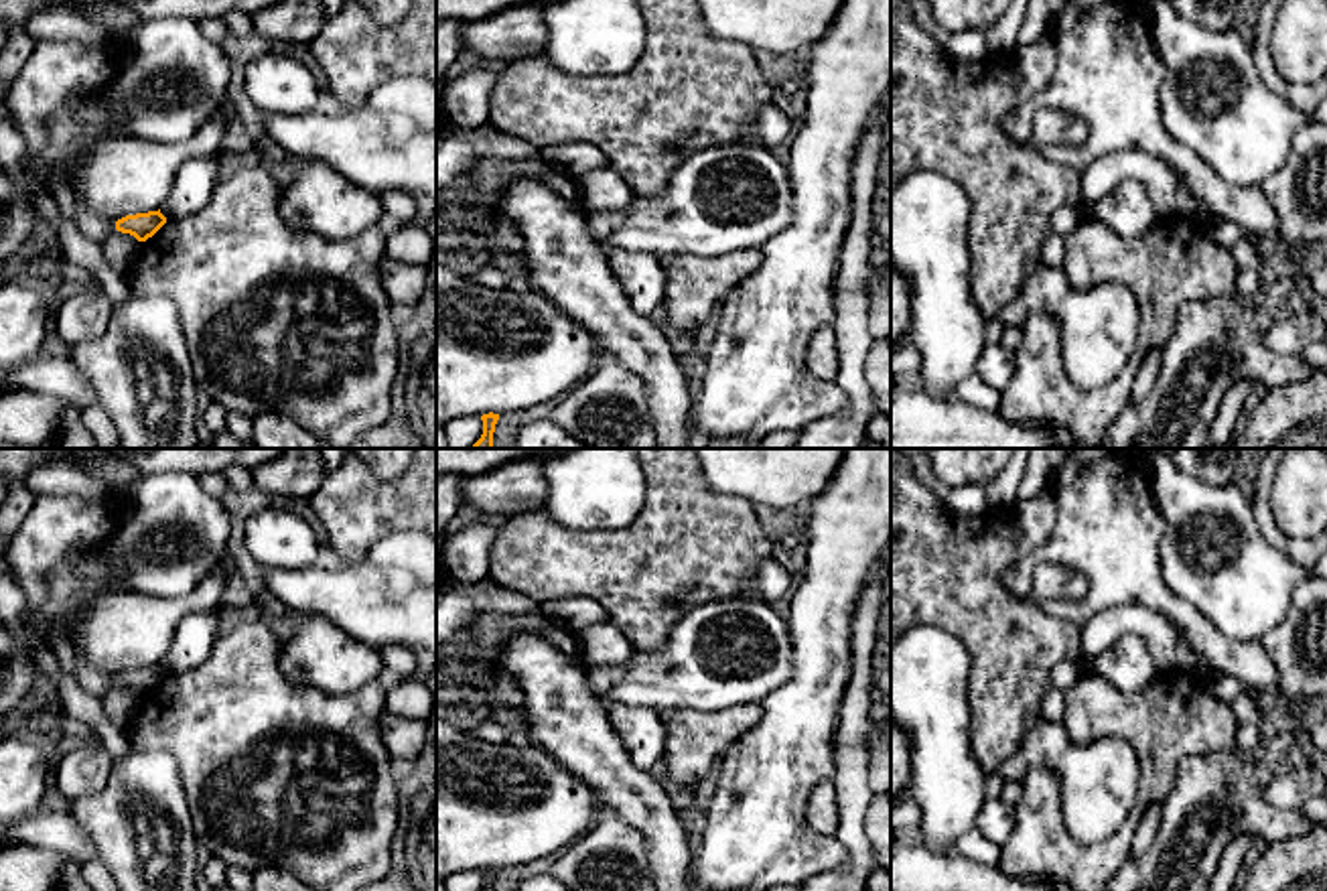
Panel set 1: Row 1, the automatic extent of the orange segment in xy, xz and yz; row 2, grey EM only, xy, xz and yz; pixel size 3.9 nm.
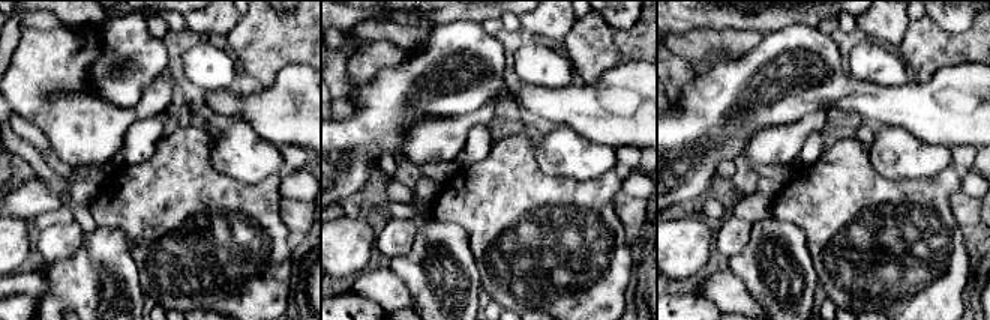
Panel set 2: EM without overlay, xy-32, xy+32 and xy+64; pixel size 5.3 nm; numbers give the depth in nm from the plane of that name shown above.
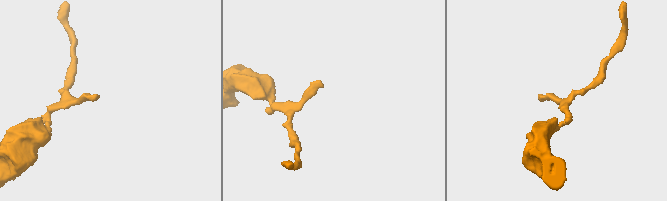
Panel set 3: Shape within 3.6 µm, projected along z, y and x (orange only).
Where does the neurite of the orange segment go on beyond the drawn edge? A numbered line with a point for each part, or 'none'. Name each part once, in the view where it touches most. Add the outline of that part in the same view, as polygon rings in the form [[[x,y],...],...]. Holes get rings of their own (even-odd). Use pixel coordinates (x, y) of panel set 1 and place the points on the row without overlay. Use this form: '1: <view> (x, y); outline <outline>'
none

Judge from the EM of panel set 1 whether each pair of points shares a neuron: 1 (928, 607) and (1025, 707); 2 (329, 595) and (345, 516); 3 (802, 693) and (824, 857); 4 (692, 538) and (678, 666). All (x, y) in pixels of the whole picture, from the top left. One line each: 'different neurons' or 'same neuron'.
1: same neuron
2: different neurons
3: same neuron
4: different neurons

